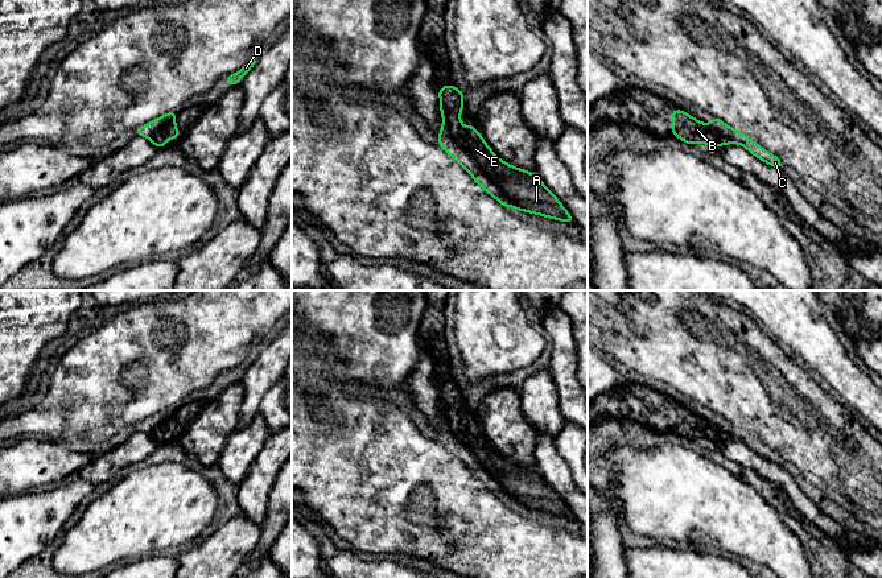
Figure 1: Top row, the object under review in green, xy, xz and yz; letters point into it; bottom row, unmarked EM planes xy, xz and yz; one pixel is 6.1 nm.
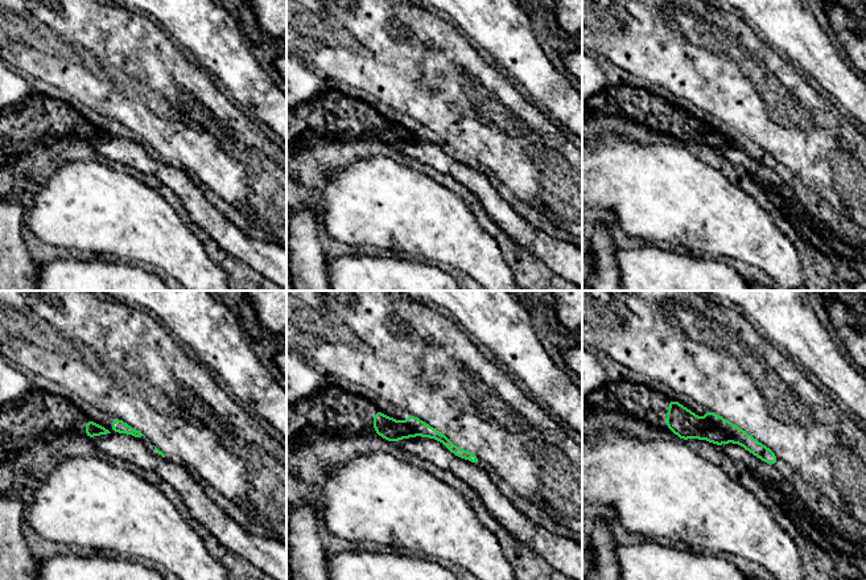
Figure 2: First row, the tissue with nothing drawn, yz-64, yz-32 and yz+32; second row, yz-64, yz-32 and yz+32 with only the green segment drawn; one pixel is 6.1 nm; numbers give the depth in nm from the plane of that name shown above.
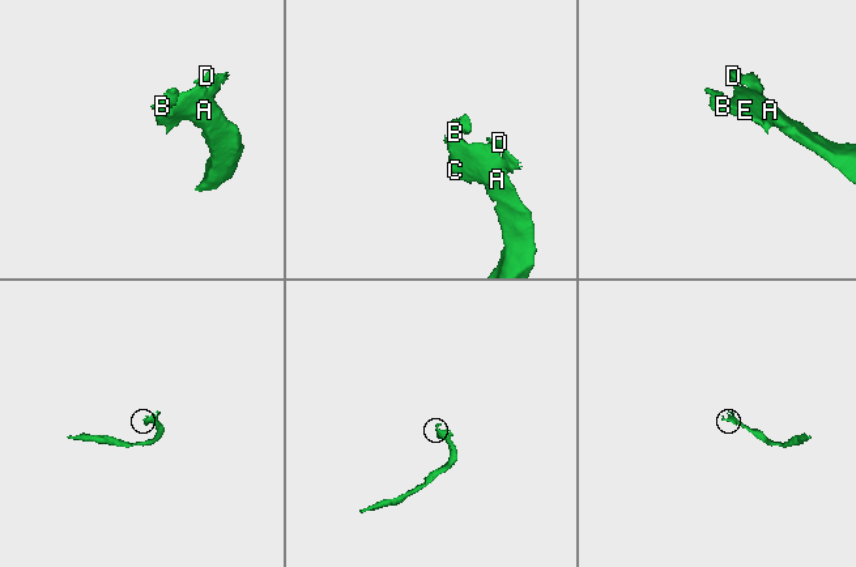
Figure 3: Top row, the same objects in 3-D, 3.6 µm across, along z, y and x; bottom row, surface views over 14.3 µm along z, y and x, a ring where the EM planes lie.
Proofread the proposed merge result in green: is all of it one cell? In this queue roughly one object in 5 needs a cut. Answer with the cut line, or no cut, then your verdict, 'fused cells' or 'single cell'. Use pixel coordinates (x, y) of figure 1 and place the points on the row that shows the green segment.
no cut | single cell

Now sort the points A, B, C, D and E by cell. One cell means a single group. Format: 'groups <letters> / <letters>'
groups A B C D E

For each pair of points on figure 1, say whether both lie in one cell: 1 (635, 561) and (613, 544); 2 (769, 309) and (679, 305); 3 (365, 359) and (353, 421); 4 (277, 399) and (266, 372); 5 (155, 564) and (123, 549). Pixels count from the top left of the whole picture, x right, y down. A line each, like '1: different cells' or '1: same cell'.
1: different cells
2: different cells
3: different cells
4: different cells
5: different cells

